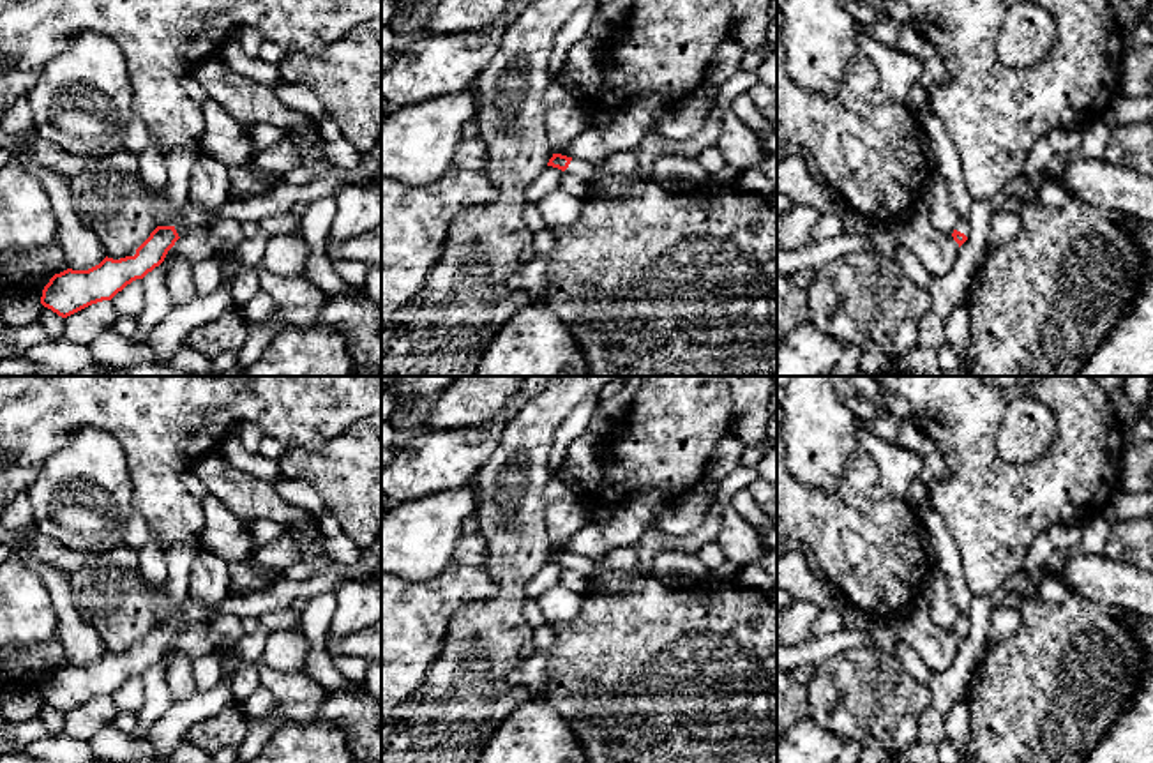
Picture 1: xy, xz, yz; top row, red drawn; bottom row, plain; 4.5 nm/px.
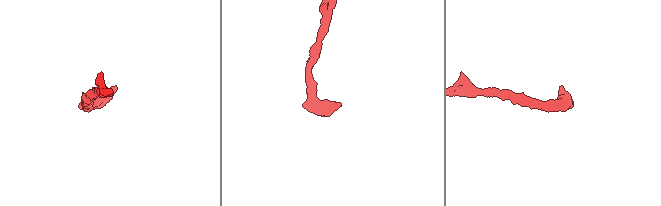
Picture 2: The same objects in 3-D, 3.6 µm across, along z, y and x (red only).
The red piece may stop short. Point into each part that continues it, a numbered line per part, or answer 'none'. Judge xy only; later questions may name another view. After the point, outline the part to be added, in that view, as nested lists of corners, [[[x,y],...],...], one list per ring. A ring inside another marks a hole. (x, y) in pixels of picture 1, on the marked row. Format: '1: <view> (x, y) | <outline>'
1: xy (191, 218) | [[[185,205],[182,208],[182,219],[178,224],[175,224],[175,230],[178,237],[187,237],[187,231],[191,228],[208,228],[208,226],[212,226],[212,223],[207,219],[207,214],[203,210]]]

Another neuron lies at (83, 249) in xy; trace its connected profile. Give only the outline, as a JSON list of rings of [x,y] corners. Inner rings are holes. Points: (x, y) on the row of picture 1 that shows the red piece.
[[[25,147],[14,159],[42,184],[57,214],[57,238],[64,247],[69,268],[88,270],[99,265],[106,258],[106,251],[97,235],[78,217],[74,210],[71,177],[41,166],[28,147]]]

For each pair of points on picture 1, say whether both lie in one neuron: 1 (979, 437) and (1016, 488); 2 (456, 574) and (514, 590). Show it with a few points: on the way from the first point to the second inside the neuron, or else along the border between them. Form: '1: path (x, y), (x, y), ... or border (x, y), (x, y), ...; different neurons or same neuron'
1: path (979, 449), (1003, 475); same neuron
2: border (481, 566), (493, 578), (495, 592), (459, 608); different neurons

